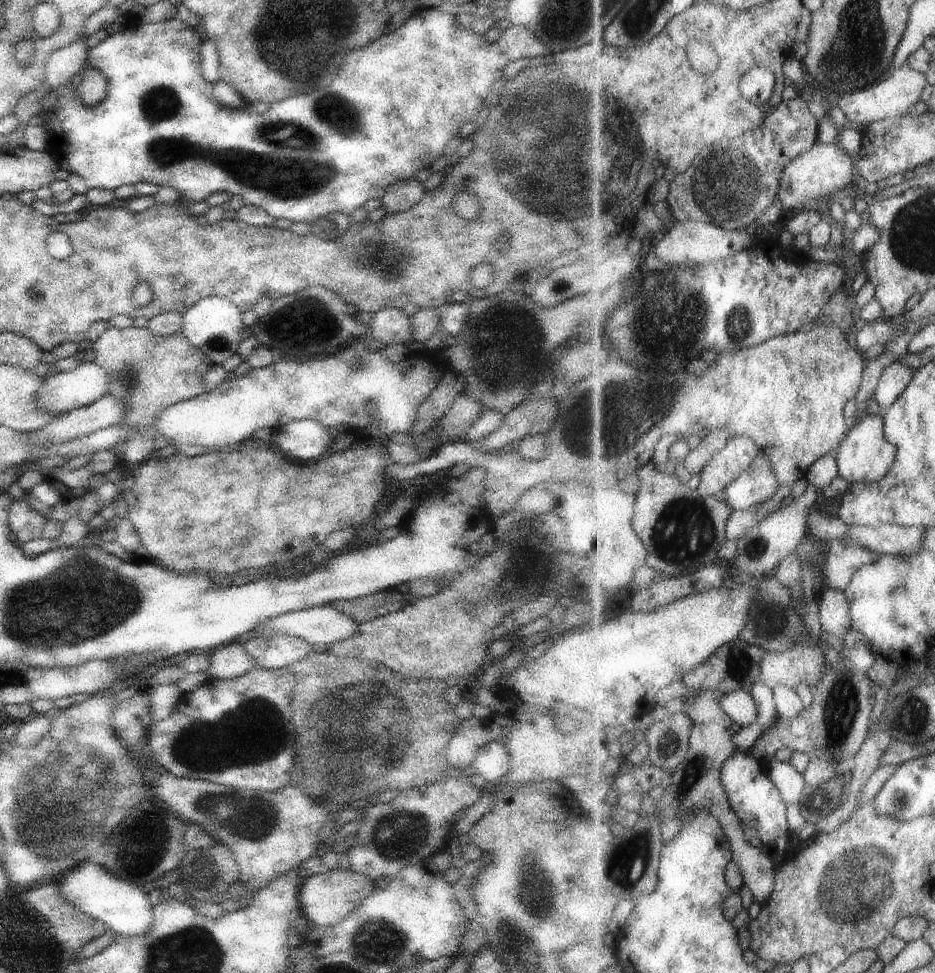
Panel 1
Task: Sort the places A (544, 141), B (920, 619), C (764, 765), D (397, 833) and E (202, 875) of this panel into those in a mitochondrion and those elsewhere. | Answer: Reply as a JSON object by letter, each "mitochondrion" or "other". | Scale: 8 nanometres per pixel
{"A":"mitochondrion","B":"other","C":"other","D":"mitochondrion","E":"mitochondrion"}

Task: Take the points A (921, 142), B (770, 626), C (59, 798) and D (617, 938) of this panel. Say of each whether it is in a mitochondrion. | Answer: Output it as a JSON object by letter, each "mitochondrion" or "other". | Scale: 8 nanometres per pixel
{"A":"other","B":"mitochondrion","C":"mitochondrion","D":"other"}

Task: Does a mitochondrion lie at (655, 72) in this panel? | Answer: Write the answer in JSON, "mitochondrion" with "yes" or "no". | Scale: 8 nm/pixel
{"mitochondrion":"no"}

